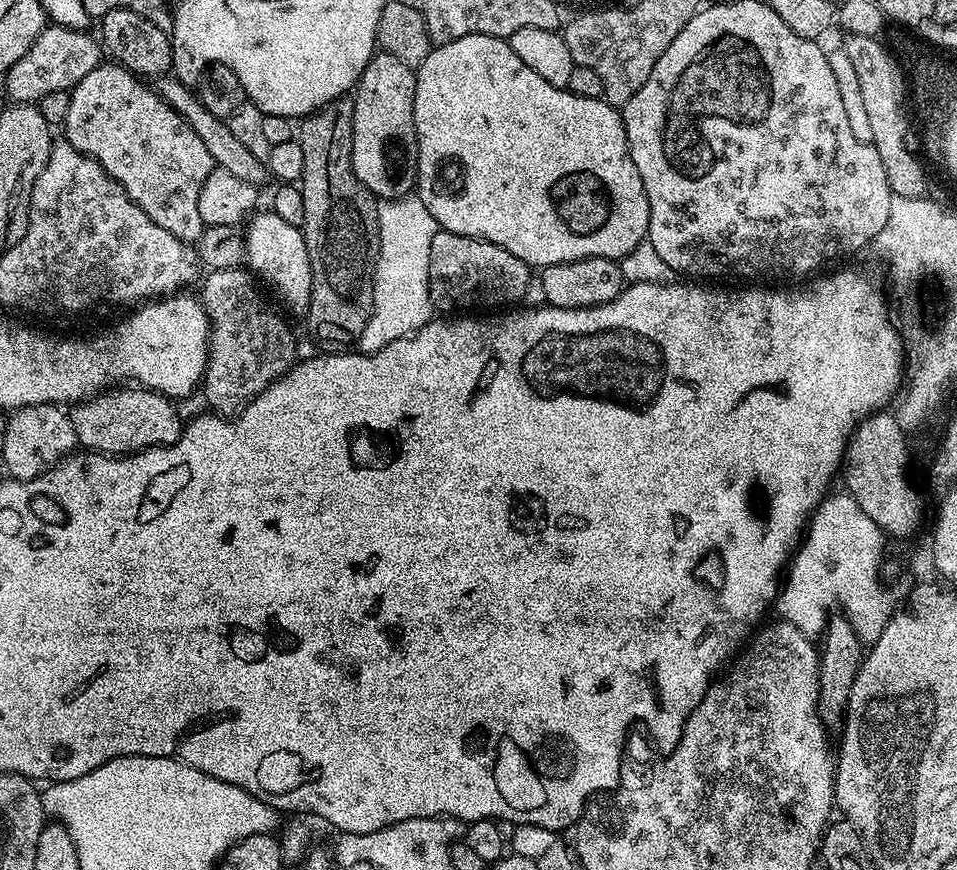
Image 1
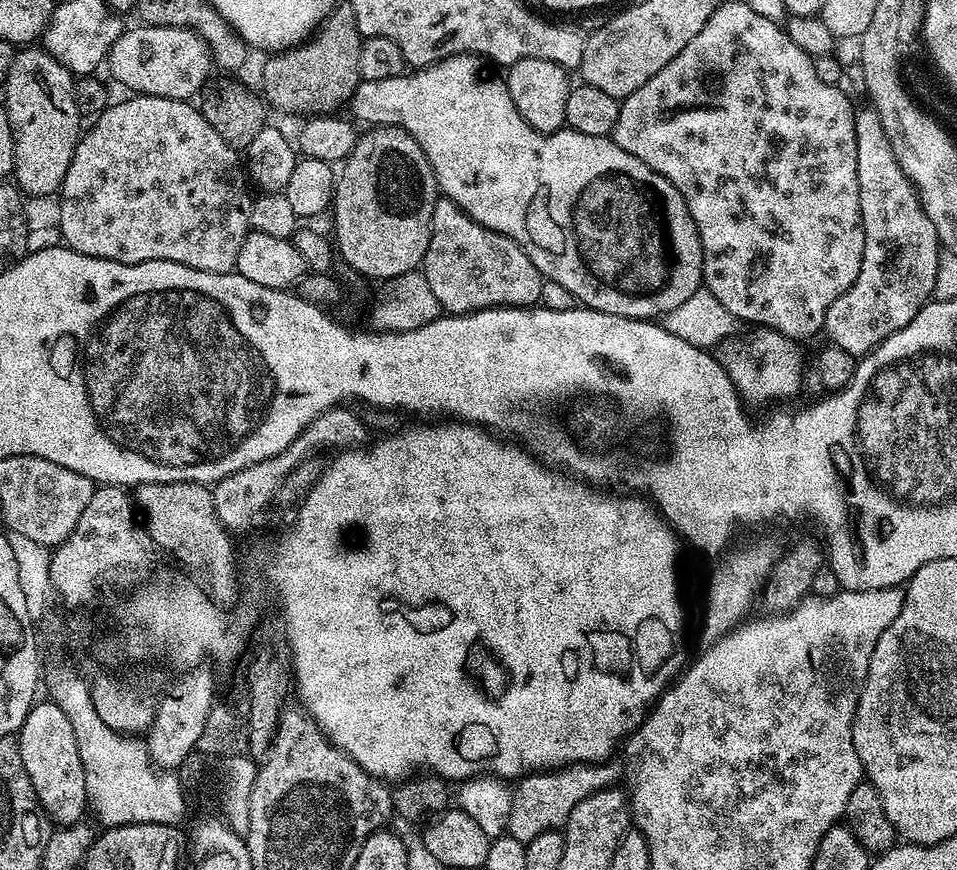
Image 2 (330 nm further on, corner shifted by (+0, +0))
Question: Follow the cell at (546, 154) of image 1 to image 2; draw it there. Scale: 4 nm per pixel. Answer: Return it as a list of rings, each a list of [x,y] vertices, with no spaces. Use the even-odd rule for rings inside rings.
[[[451,56],[445,60],[439,60],[437,64],[432,64],[429,68],[405,71],[404,75],[398,78],[382,78],[382,82],[361,80],[360,85],[348,100],[347,107],[352,108],[351,115],[361,125],[362,123],[368,126],[373,122],[391,122],[397,128],[405,128],[418,142],[418,146],[422,146],[422,154],[426,154],[432,173],[436,176],[437,189],[447,199],[456,203],[467,216],[474,218],[474,222],[495,232],[501,232],[502,235],[509,236],[514,242],[518,242],[518,246],[522,246],[522,250],[530,258],[532,265],[539,270],[540,275],[545,280],[558,282],[558,286],[566,286],[566,290],[570,290],[570,294],[583,307],[631,320],[655,321],[677,309],[682,302],[686,301],[686,298],[690,298],[696,290],[701,288],[704,283],[702,242],[698,238],[694,218],[690,218],[690,210],[682,194],[678,194],[676,187],[666,178],[662,178],[662,174],[650,170],[646,162],[634,158],[634,154],[626,154],[622,146],[618,146],[615,140],[607,136],[578,134],[578,130],[567,126],[559,128],[557,132],[549,133],[534,130],[518,114],[518,108],[514,106],[510,98],[507,83],[501,77],[499,80],[496,76],[487,76],[483,66],[485,67],[481,57],[478,56]]]

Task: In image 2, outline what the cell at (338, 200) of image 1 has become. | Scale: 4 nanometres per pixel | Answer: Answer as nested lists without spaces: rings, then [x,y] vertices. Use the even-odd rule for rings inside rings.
[[[346,2],[337,3],[303,44],[295,44],[293,48],[267,57],[269,60],[265,62],[264,73],[260,76],[267,107],[299,118],[332,114],[340,107],[343,109],[360,85],[358,54],[361,39],[358,22],[354,22],[354,10]]]

